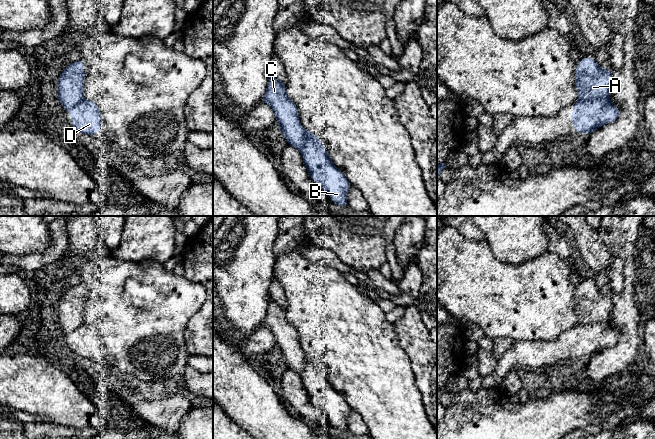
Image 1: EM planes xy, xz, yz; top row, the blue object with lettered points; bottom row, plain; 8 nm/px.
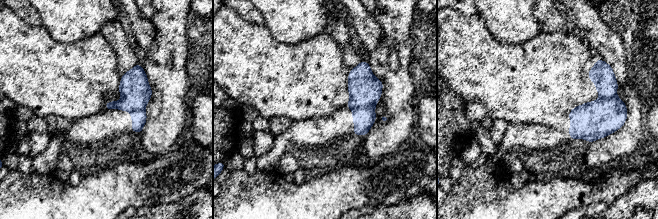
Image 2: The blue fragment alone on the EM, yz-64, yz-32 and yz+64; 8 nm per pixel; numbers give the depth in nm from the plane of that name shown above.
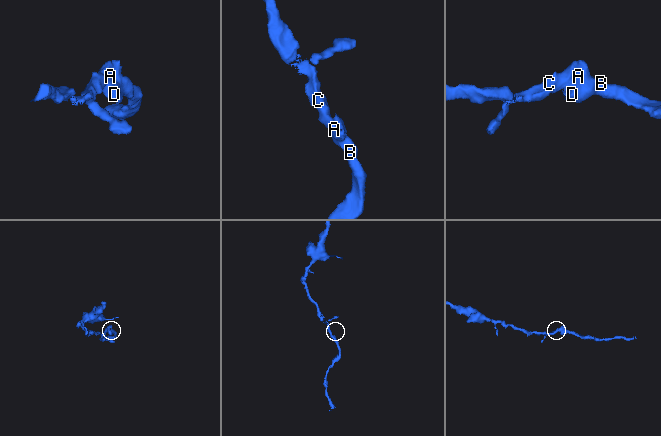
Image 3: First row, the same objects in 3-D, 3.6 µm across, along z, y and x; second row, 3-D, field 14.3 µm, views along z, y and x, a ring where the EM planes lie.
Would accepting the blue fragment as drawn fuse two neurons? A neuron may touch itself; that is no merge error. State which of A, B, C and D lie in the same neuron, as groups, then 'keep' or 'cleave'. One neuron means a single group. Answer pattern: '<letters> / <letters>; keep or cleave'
A C / B D; cleave

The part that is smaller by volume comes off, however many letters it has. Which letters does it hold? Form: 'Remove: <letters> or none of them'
Remove: B, D

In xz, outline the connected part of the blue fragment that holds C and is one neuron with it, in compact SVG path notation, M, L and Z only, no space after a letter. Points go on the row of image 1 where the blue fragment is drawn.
M270 74L262 102L268 104L275 112L279 129L288 144L301 151L305 142L305 129L300 124L298 108L289 99L286 90L286 84L280 82Z

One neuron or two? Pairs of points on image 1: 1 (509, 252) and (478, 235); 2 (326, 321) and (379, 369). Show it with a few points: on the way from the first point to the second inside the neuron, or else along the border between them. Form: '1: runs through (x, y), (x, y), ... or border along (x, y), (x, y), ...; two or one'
1: border along (477, 226), (484, 234), (486, 240); two
2: runs through (339, 329), (366, 356); one

